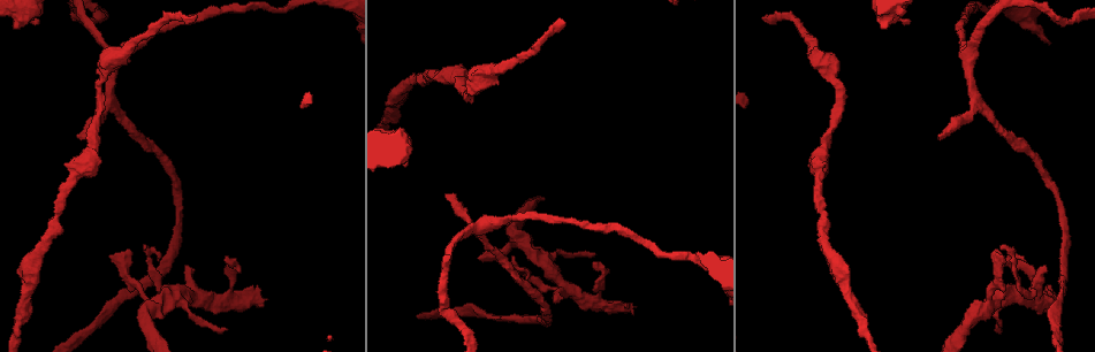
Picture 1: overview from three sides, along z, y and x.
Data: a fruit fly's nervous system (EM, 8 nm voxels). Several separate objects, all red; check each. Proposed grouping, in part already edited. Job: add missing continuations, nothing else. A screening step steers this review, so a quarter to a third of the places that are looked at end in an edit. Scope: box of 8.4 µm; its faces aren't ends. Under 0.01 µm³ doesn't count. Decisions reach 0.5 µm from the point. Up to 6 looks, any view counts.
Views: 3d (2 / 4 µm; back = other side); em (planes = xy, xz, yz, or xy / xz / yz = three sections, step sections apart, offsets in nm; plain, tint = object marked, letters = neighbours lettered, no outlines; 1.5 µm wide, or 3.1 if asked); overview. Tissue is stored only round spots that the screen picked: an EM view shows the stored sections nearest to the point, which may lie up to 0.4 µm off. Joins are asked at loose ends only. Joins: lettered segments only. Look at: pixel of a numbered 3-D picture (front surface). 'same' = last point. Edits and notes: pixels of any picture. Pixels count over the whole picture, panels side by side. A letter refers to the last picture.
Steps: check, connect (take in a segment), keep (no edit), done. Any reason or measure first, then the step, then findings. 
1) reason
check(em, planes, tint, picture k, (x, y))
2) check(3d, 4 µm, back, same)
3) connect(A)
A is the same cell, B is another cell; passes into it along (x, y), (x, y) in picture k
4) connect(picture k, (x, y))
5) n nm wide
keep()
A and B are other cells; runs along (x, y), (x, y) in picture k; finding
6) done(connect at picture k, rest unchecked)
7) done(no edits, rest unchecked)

free end
check(em, yz, step 4, tint, picture 1, (158, 258))

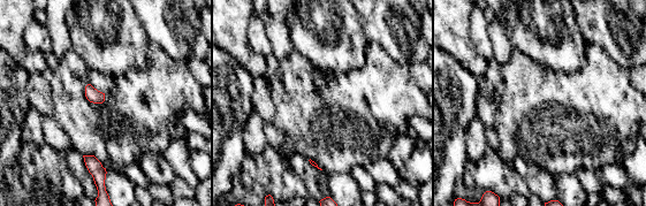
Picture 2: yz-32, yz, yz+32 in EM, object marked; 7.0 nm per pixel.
check(em, planes, letters, same)

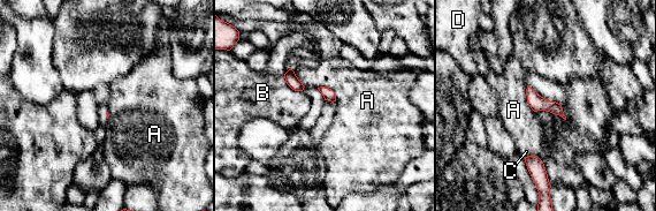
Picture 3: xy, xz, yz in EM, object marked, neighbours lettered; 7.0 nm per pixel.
keep()
A, B, C and D are other cells; border along (527, 85), (526, 102), (534, 112) in picture 3; none of them fits

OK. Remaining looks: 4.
free end
check(3d, 4 µm, picture 1, (940, 133))

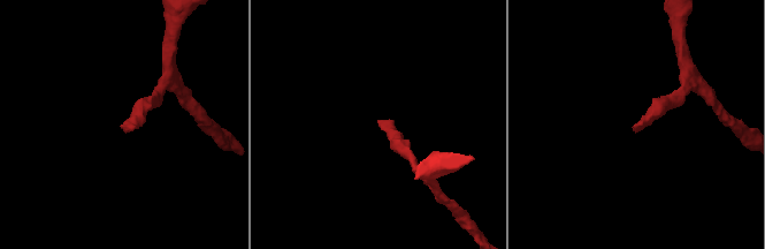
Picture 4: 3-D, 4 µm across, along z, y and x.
check(em, xz, step 4, letters, picture 4, (634, 127))

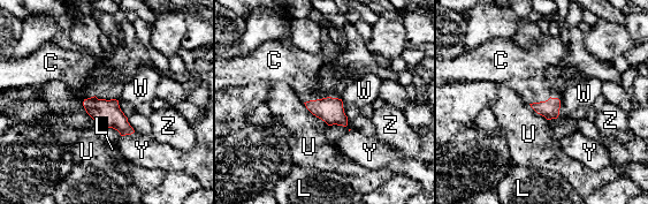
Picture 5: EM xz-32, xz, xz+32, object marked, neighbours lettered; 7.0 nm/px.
130 nm wide; U touches over 240 nm
connect(C)
C is the same cell, L, U, W, Y and Z are other cells; it goes on there

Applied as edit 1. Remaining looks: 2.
redraw
check(overview)

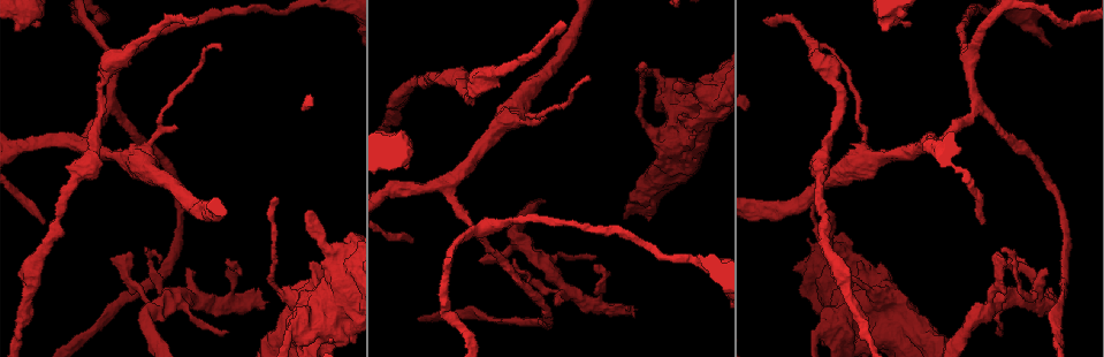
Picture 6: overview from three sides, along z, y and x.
tapers out
check(em, planes, letters, picture 6, (980, 221))

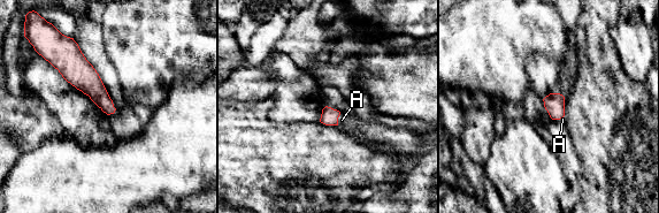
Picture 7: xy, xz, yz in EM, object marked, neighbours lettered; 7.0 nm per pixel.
connect(A)
A is the same cell; it goes on there

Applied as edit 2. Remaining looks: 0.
done(connect at picture 5, connect at picture 7, rest unchecked)

